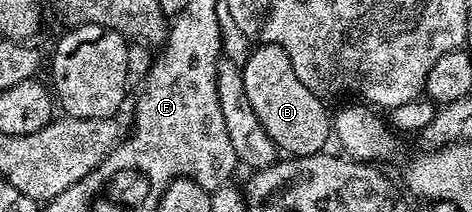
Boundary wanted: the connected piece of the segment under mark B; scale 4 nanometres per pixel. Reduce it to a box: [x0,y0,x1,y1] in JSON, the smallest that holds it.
[243,43,333,157]

